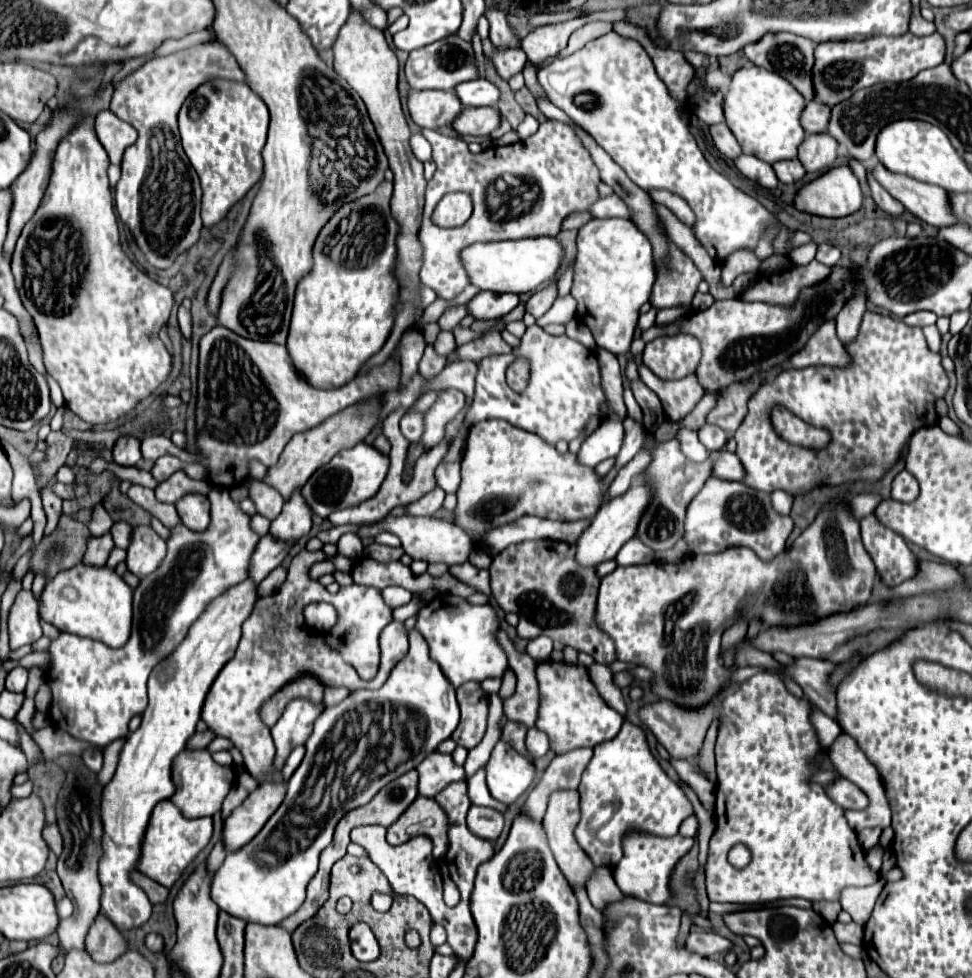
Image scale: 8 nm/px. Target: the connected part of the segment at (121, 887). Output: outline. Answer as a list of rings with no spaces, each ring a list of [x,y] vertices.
[[[249,580],[229,588],[207,606],[197,624],[189,630],[189,636],[181,642],[181,648],[153,668],[149,676],[149,706],[143,712],[143,722],[127,736],[119,754],[117,770],[111,782],[103,788],[103,856],[97,870],[99,884],[103,888],[101,912],[121,934],[143,926],[151,916],[151,902],[147,894],[131,880],[131,872],[137,870],[141,860],[141,846],[151,810],[157,802],[175,794],[175,784],[171,782],[173,760],[187,748],[189,738],[195,734],[205,696],[225,662],[233,658],[241,638],[241,624],[251,614],[255,600],[257,588],[253,588]]]

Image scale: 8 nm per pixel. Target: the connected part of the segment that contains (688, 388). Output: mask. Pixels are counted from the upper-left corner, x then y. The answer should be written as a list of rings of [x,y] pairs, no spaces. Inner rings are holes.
[[[645,366],[639,368],[639,376],[659,396],[659,400],[663,404],[663,410],[669,416],[671,422],[677,422],[677,420],[685,418],[687,412],[691,412],[689,408],[695,408],[695,404],[705,394],[705,390],[697,384],[697,380],[693,380],[693,376],[665,382],[665,380],[657,378]]]

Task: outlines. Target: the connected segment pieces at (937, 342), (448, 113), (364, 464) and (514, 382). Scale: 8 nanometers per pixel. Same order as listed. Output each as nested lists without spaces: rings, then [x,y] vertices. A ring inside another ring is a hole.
[[[925,326],[925,328],[923,328],[923,334],[925,334],[925,338],[927,338],[929,350],[939,352],[939,346],[941,346],[941,334],[939,334],[937,326]]]
[[[411,90],[409,114],[419,128],[441,128],[453,124],[463,112],[463,104],[455,92],[443,90]]]
[[[359,442],[353,448],[341,450],[337,456],[333,456],[333,460],[327,466],[321,466],[309,478],[309,482],[303,486],[301,494],[303,494],[305,502],[309,504],[309,508],[313,510],[313,514],[329,516],[335,510],[355,506],[363,500],[375,496],[381,482],[387,476],[387,470],[389,470],[389,458],[383,456],[373,446],[369,446],[365,442]]]
[[[519,358],[515,360],[509,368],[507,368],[507,384],[517,390],[517,392],[523,392],[529,384],[529,374],[531,374],[531,368],[529,368],[529,360],[525,358]]]

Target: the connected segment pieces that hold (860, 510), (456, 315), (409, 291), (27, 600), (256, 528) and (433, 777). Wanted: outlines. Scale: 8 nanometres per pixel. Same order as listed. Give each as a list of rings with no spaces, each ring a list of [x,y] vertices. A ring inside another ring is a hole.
[[[857,494],[857,496],[853,496],[853,512],[855,512],[855,516],[859,516],[859,520],[861,520],[861,518],[873,514],[873,510],[877,508],[877,504],[881,500],[883,498],[879,494]]]
[[[461,304],[461,306],[451,306],[451,308],[447,308],[447,310],[443,312],[443,316],[439,318],[439,326],[441,326],[443,330],[453,330],[467,314],[469,314],[469,312],[467,312],[467,306],[465,306],[465,304]]]
[[[351,12],[349,24],[341,28],[337,36],[337,44],[333,44],[335,54],[335,72],[349,82],[349,86],[363,98],[369,116],[377,128],[377,134],[381,136],[381,144],[389,156],[389,166],[395,174],[395,190],[391,198],[391,212],[393,218],[399,222],[401,232],[397,238],[397,280],[401,286],[401,304],[403,302],[415,302],[417,300],[417,272],[421,268],[421,242],[417,240],[417,232],[421,226],[423,216],[423,200],[425,200],[425,184],[423,178],[423,164],[413,156],[409,148],[409,126],[405,120],[405,114],[401,110],[399,92],[397,92],[397,56],[385,42],[385,36],[381,30],[371,28],[357,12]],[[405,272],[409,272],[409,284],[405,284]]]
[[[21,590],[9,612],[9,644],[17,650],[25,644],[33,644],[41,638],[39,626],[39,602],[31,592]]]
[[[255,514],[255,516],[251,516],[251,528],[253,528],[253,532],[257,532],[259,536],[265,536],[265,532],[269,532],[269,520],[267,518],[263,518],[261,514]]]
[[[437,750],[431,752],[415,770],[419,772],[419,794],[427,798],[433,798],[451,782],[465,780],[463,766],[457,766],[451,754],[441,754]]]

